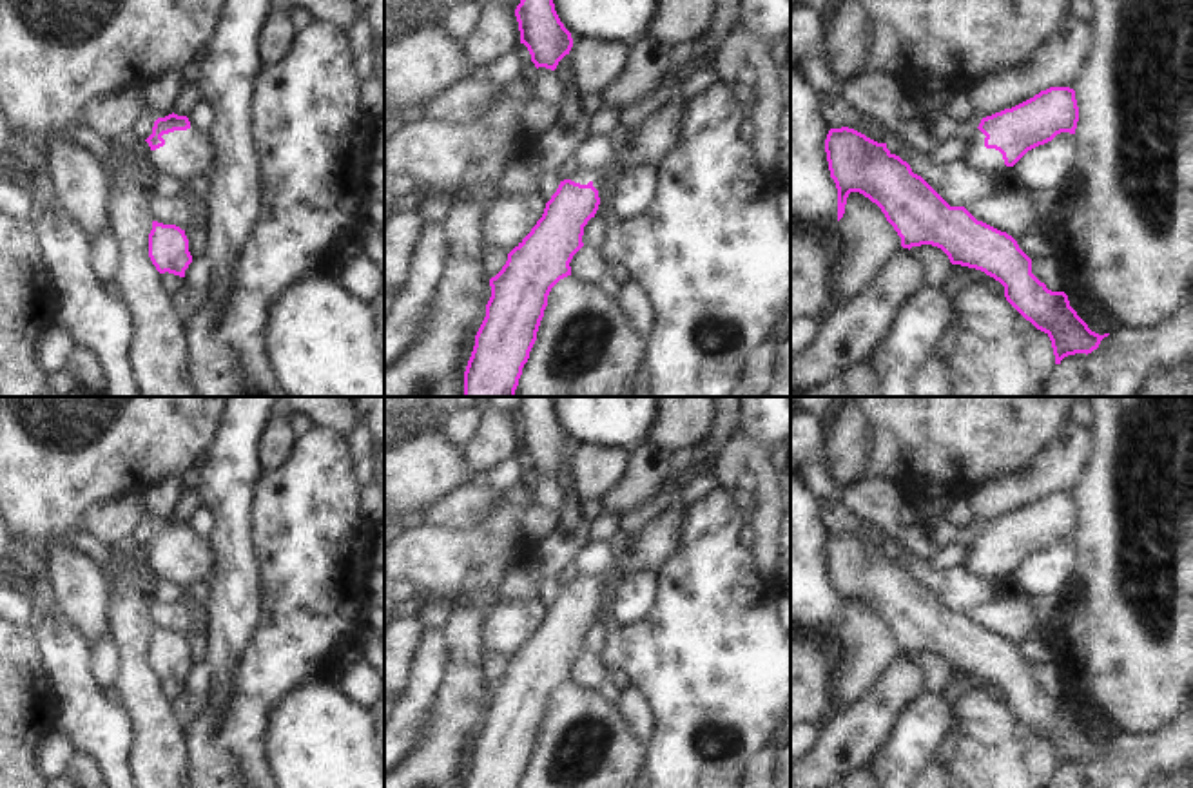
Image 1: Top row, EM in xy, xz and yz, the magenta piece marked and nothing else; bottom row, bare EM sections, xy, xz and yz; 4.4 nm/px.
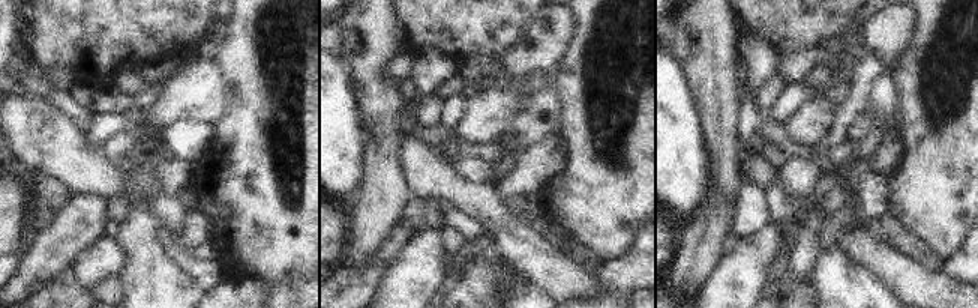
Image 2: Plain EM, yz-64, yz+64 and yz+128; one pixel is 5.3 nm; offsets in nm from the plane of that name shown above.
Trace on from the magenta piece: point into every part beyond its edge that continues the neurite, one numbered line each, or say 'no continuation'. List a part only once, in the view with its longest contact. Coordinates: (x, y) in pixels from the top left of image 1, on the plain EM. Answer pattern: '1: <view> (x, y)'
1: xy (187, 558)

